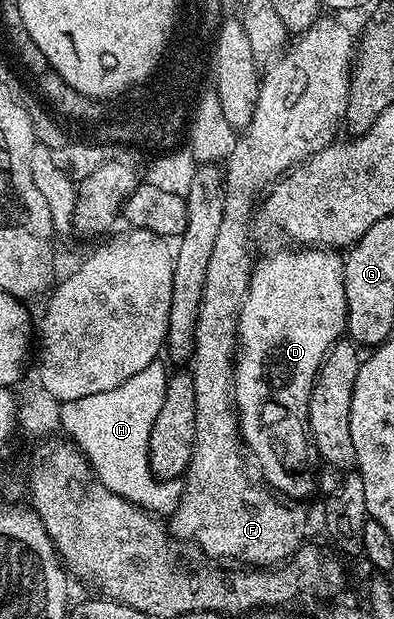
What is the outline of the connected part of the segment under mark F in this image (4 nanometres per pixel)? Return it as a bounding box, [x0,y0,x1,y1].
[167,19,355,567]

